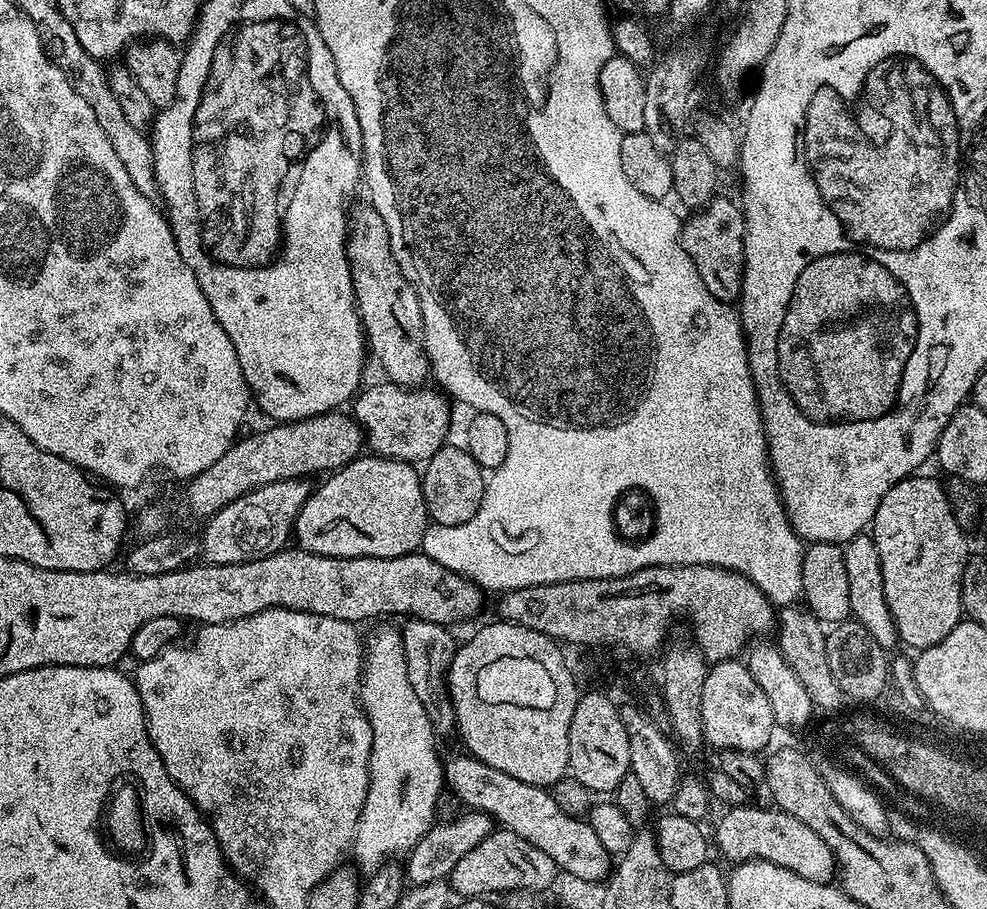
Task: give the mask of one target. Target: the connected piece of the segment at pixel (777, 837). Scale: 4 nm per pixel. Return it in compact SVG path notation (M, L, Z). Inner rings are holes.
M747 803L729 807L725 811L728 813L716 824L715 851L717 848L726 859L732 860L731 862L743 862L751 858L769 860L819 884L828 884L831 876L833 879L837 875L836 859L830 846L826 846L826 842L822 842L822 838L818 838L818 834L814 834L814 830L810 830L806 822L798 822L798 818L794 818L790 813L779 811L772 806L752 807L751 803Z

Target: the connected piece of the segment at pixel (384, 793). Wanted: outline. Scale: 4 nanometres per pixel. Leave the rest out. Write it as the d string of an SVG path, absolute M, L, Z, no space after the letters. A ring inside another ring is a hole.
M384 628L380 636L372 636L369 640L367 637L358 695L372 727L372 749L368 767L368 793L356 827L354 853L356 852L355 863L359 871L371 874L377 872L389 858L396 858L399 852L407 853L410 846L416 844L437 823L436 803L440 800L440 791L445 791L446 781L442 756L440 760L436 753L438 736L426 714L424 704L418 702L418 694L414 694L414 686L410 686L410 678L406 674L404 638L397 629L395 632L392 628Z

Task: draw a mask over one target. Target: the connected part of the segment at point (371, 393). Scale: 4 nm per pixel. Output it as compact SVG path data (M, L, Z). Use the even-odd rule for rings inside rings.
M383 383L365 387L354 400L354 416L364 429L367 447L375 455L388 456L391 460L427 462L449 439L448 427L452 424L449 397L435 387Z

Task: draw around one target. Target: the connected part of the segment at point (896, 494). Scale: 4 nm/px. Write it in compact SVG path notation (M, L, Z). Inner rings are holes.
M913 474L897 484L882 498L870 525L870 535L882 558L882 586L886 590L886 606L894 618L899 643L923 650L942 642L950 630L960 623L962 598L962 570L970 555L969 538L960 528L952 512L951 502L943 483L924 474Z

